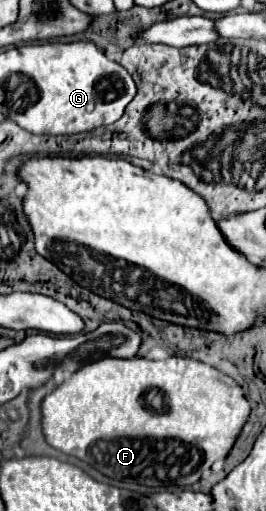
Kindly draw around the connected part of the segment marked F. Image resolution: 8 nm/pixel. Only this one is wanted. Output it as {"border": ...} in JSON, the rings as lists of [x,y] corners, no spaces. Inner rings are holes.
{"border":[[[102,358],[74,372],[44,398],[42,428],[50,446],[88,462],[110,478],[152,488],[190,486],[196,484],[216,460],[224,460],[230,454],[250,410],[250,402],[234,378],[192,358]]]}

